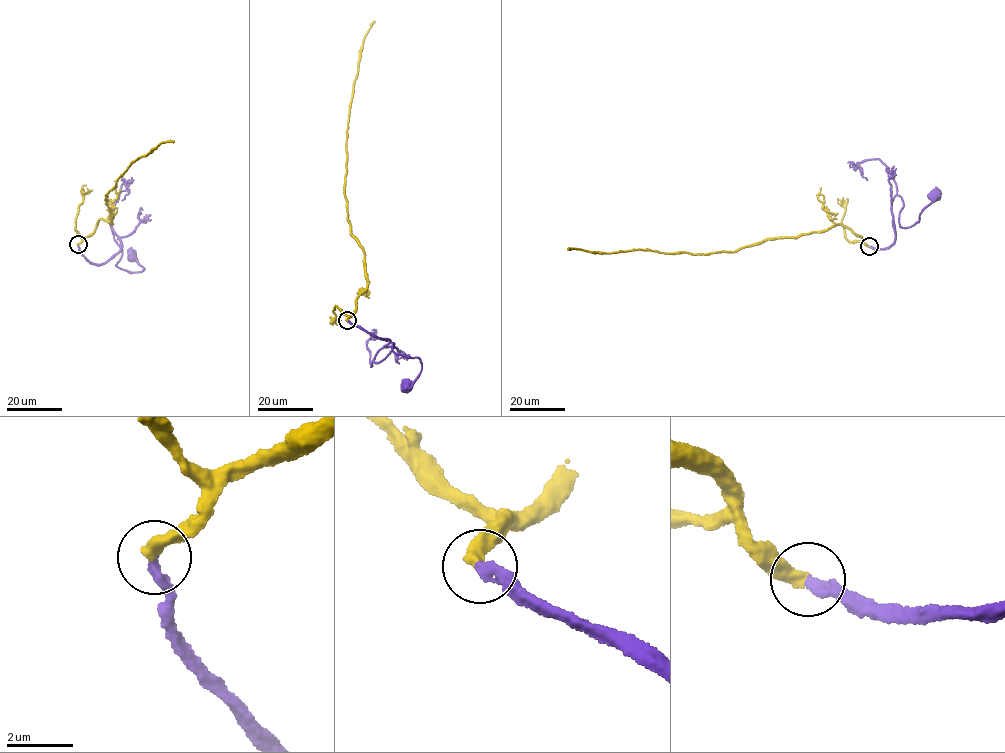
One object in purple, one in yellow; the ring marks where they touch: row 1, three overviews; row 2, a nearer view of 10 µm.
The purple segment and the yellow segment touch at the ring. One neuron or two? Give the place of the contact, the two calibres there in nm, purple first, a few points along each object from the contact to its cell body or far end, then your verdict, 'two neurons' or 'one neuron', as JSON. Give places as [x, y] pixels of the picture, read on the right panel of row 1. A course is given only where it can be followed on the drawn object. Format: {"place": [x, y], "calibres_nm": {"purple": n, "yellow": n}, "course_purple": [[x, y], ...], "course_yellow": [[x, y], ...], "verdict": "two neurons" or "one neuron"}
{"place": [869, 246], "calibres_nm": {"purple": 340, "yellow": 400}, "course_purple": [[869, 246], [883, 248], [895, 238], [893, 197], [901, 197], [899, 221], [907, 228], [918, 221], [935, 196]], "course_yellow": [[868, 246], [838, 224], [796, 237], [767, 238], [732, 252], [704, 254], [567, 249]], "verdict": "one neuron"}

